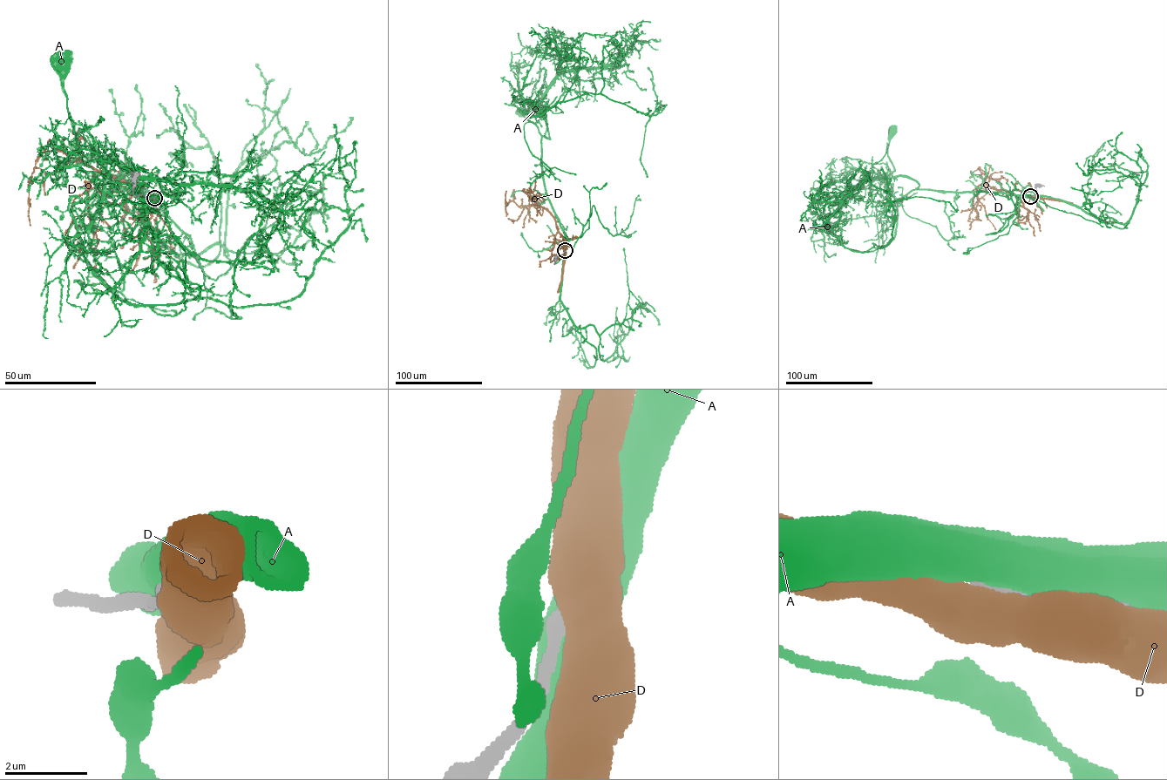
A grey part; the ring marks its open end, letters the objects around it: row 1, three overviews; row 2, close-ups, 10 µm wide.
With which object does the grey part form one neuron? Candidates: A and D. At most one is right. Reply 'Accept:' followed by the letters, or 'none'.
Accept: none

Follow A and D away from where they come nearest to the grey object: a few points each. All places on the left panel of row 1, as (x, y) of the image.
A: (152, 198), (105, 187), (120, 175), (120, 165), (112, 155), (97, 158), (78, 143), (60, 61)
D: (153, 199), (153, 196), (145, 196), (135, 186), (128, 186), (53, 149), (40, 154), (29, 179), (30, 225)

